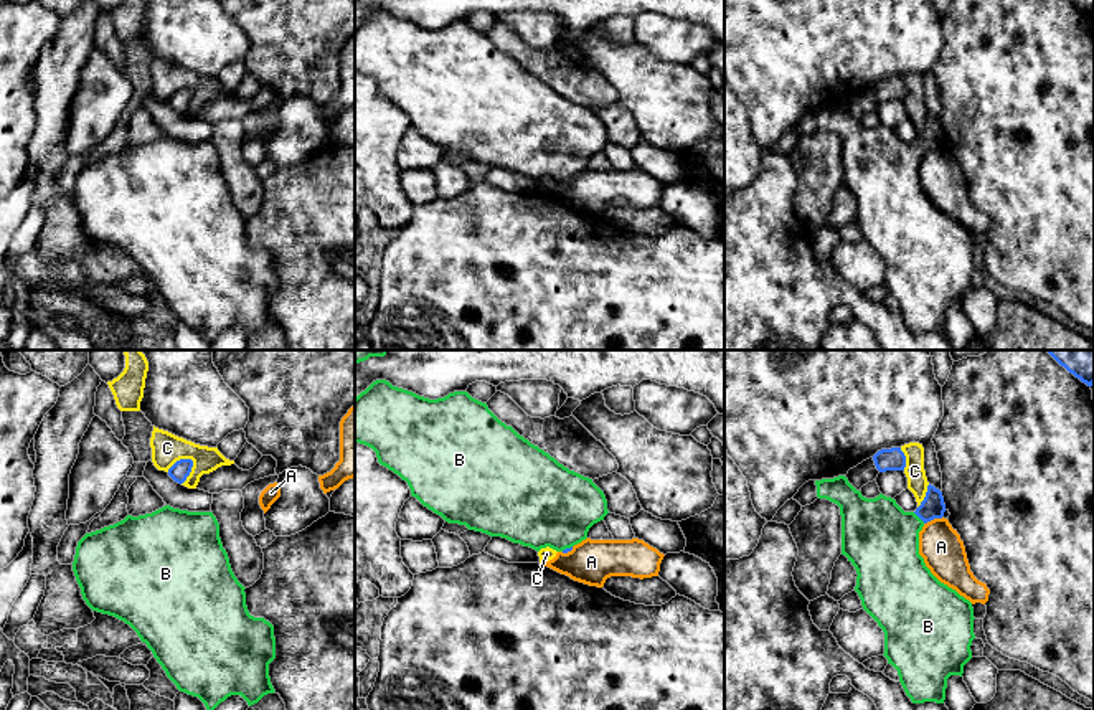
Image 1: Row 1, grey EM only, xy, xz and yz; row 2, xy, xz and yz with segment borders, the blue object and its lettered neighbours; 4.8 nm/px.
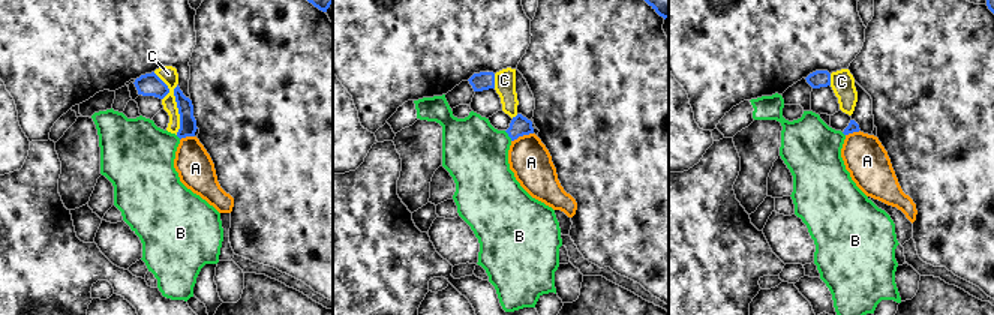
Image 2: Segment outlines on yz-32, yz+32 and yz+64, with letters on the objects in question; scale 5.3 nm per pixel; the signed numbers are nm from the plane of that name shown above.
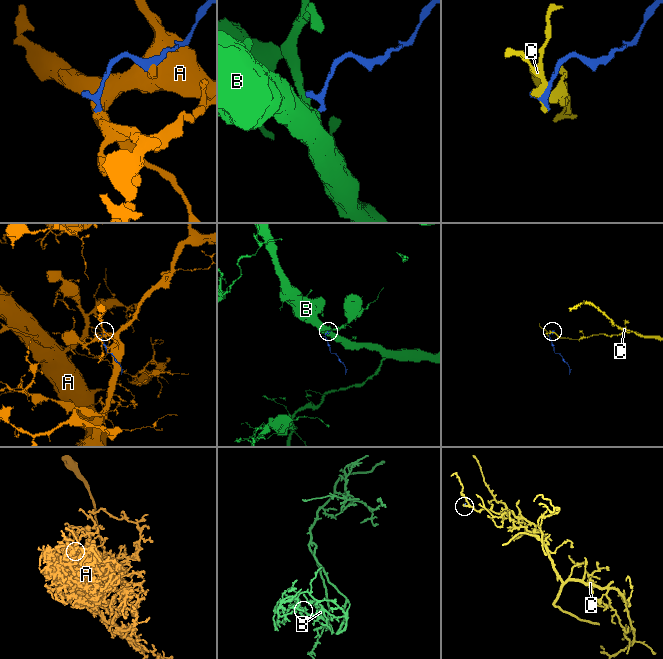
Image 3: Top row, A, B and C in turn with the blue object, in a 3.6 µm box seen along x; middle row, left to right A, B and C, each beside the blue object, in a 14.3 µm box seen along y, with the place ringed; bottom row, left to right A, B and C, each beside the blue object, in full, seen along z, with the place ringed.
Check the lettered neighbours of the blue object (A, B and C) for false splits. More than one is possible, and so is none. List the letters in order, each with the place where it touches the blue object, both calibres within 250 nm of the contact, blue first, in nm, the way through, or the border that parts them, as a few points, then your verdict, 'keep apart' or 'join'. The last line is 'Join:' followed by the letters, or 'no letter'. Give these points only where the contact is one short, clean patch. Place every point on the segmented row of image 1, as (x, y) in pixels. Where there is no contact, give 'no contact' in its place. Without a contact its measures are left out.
A: meets blue in yz at (933, 519); 120 nm thick on the blue side, 200 nm on the other; keep apart
B: meets blue in yz at (919, 517); 120 nm thick on the blue side, 360 nm on the other; runs through yz (933, 506), (919, 517), (881, 540); join
C: meets blue in xy at (190, 471); 90 nm thick on the blue side, 150 nm on the other; keep apart
Join: B

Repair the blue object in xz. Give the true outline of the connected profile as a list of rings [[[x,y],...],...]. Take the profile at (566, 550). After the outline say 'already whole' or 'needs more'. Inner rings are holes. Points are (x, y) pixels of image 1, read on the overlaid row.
[[[376,380],[355,398],[355,443],[371,447],[378,462],[406,480],[411,495],[446,522],[536,551],[546,547],[571,551],[609,514],[592,479],[559,464],[467,391],[429,400]]] | needs more

